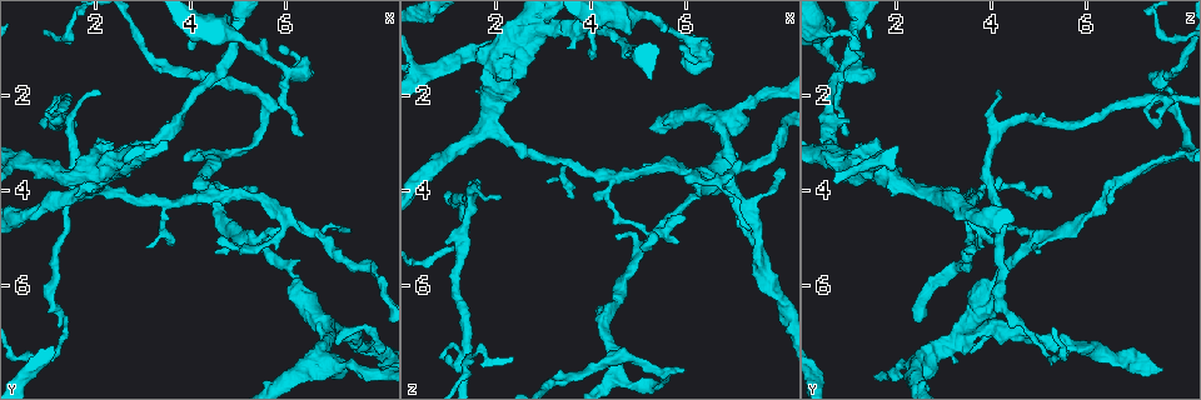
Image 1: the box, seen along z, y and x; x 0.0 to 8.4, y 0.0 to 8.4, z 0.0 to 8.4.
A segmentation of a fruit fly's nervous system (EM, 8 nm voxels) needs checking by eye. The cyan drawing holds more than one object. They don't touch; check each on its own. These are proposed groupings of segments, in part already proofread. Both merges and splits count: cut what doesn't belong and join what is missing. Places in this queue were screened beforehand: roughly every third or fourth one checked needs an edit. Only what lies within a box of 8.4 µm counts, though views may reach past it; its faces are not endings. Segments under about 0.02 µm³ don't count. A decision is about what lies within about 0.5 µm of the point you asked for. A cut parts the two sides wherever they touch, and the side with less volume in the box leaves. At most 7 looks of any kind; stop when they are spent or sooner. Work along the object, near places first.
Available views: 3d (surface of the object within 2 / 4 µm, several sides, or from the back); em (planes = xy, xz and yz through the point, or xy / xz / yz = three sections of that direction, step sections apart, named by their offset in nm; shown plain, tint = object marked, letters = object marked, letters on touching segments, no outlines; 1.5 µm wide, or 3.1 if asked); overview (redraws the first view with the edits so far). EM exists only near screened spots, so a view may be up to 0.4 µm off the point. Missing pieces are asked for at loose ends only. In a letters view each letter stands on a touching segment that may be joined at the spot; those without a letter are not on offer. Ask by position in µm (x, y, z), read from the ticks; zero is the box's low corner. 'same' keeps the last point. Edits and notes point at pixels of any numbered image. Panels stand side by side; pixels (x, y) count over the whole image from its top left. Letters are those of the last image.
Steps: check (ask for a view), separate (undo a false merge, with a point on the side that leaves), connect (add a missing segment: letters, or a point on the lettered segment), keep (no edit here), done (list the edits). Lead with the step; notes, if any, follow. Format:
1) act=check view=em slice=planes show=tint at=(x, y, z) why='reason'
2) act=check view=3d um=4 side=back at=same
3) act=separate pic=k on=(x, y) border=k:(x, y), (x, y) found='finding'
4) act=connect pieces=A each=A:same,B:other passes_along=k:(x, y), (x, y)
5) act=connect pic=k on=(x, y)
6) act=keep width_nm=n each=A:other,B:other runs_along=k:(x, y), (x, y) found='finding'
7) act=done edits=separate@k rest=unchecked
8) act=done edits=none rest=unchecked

act=check view=em slice=xy step=8 show=plain at=(6.25, 6.10, 3.95) why='sudden change in width'

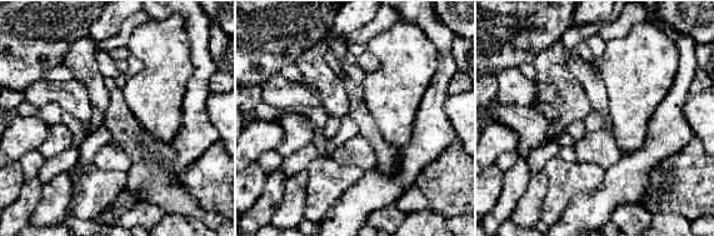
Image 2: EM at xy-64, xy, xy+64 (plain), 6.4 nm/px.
act=check view=em slice=xy step=8 show=tint at=same

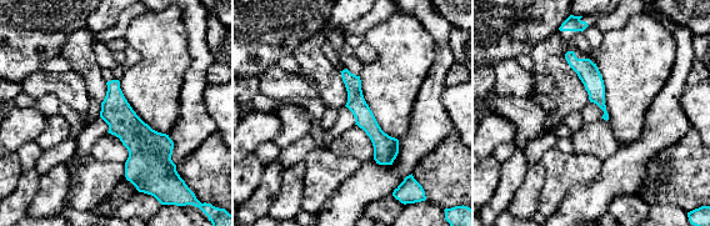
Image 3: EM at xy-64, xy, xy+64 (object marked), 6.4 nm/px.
act=check view=em slice=xy step=8 show=letters at=same why='what lies round it'

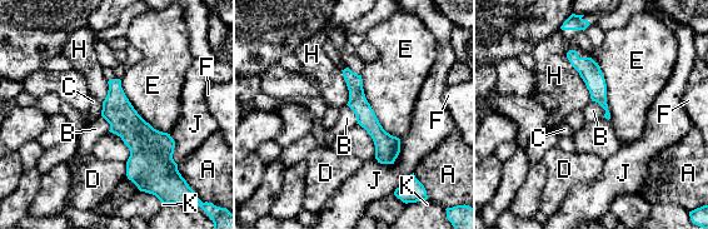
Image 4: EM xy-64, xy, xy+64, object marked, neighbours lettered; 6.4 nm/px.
act=keep each=A:other,B:other,C:other,D:other,E:other,F:other,H:other,J:other,K:other border=4:(592, 100), (604, 110), (603, 117) found='one cell here'

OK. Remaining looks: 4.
act=check view=em slice=yz step=8 show=letters at=(5.05, 4.15, 5.30) why='branch stops here'

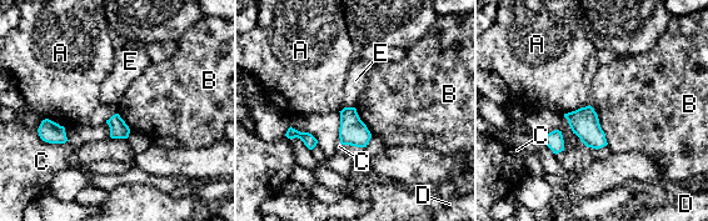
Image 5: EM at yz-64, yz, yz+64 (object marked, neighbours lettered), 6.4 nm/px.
act=check view=em slice=planes show=letters at=same

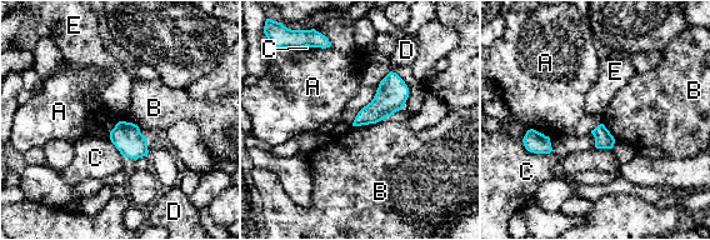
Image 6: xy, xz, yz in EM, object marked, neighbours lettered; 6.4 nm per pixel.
act=keep width_nm=110 each=A:other,B:other,C:other,D:other,E:other found='no lettered segment goes on from it'

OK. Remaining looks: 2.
act=check view=em slice=planes show=letters at=(5.75, 2.20, 7.80)

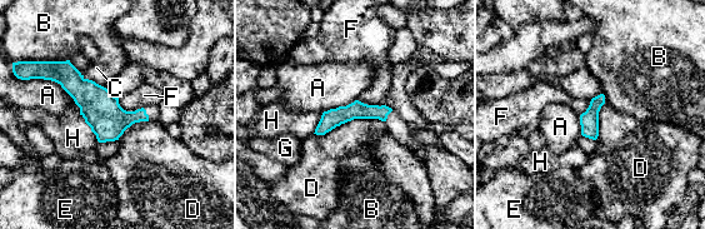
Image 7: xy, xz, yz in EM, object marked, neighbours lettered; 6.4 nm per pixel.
act=keep each=A:other,B:other,C:other,D:other,E:other,F:other,G:other,H:other found='one cell here'

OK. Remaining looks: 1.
act=done edits=none rest=unchecked

